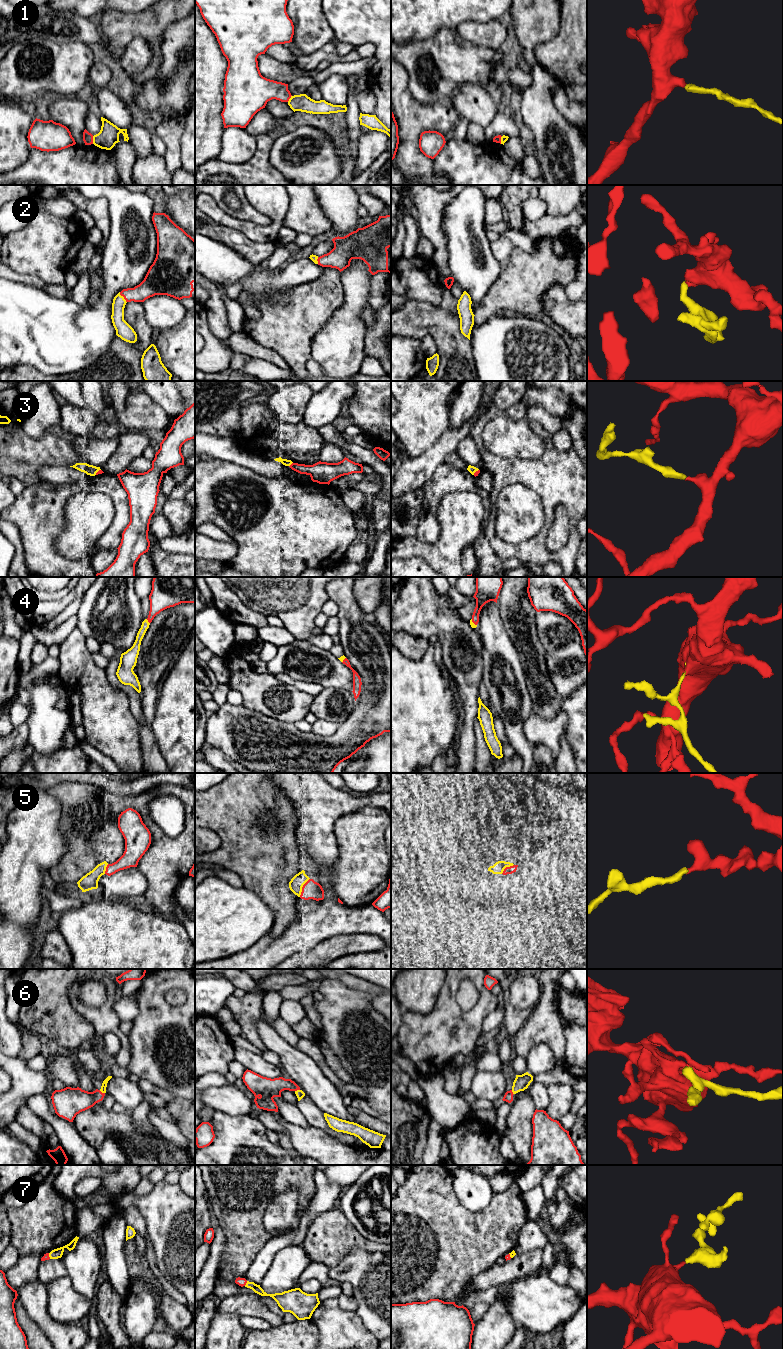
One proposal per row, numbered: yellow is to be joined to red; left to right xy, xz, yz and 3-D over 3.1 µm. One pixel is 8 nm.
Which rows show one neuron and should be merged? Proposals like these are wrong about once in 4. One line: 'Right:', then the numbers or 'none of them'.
Right: 2, 3, 4, 5, 6, 7

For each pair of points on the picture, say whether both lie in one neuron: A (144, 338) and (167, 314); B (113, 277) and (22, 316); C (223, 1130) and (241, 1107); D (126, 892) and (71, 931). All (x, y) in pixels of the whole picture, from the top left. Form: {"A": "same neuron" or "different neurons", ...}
{"A": "different neurons", "B": "same neuron", "C": "different neurons", "D": "different neurons"}

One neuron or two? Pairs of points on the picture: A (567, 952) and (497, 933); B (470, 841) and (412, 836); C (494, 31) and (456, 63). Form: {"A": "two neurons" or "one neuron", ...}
{"A": "two neurons", "B": "one neuron", "C": "two neurons"}

